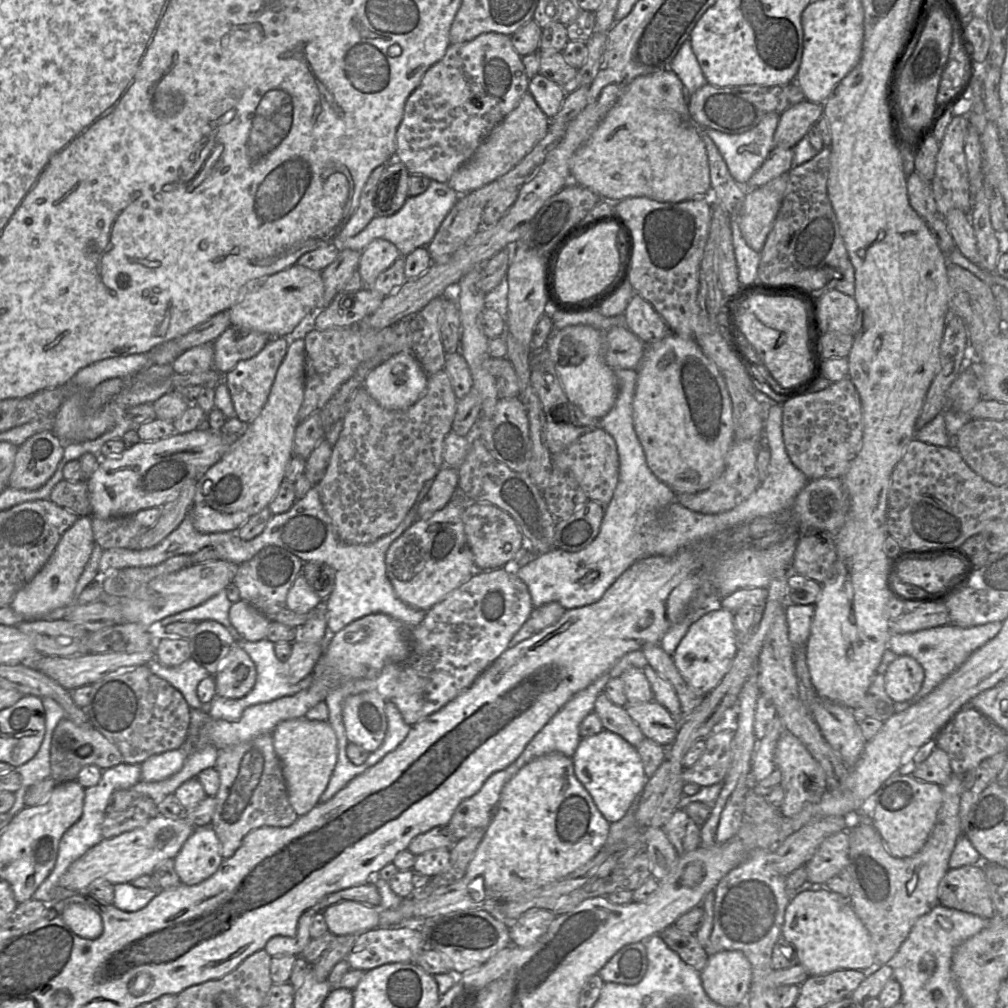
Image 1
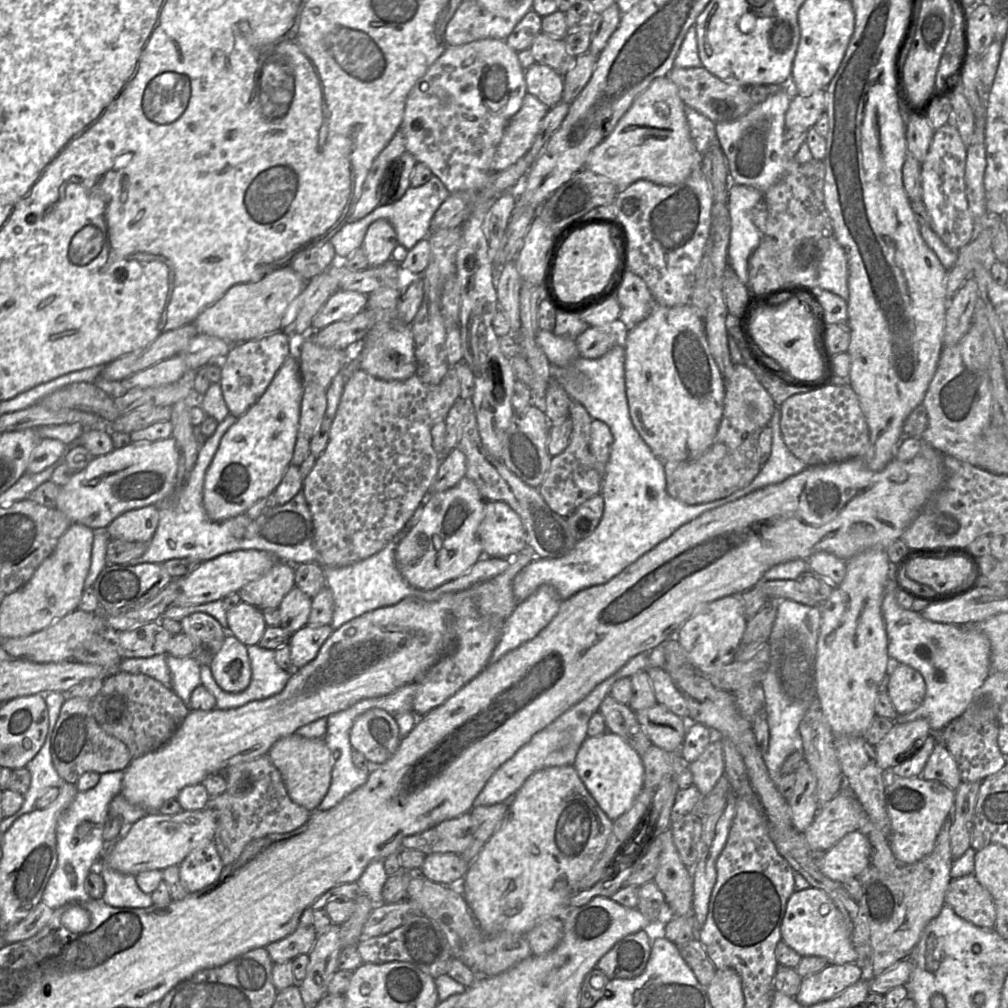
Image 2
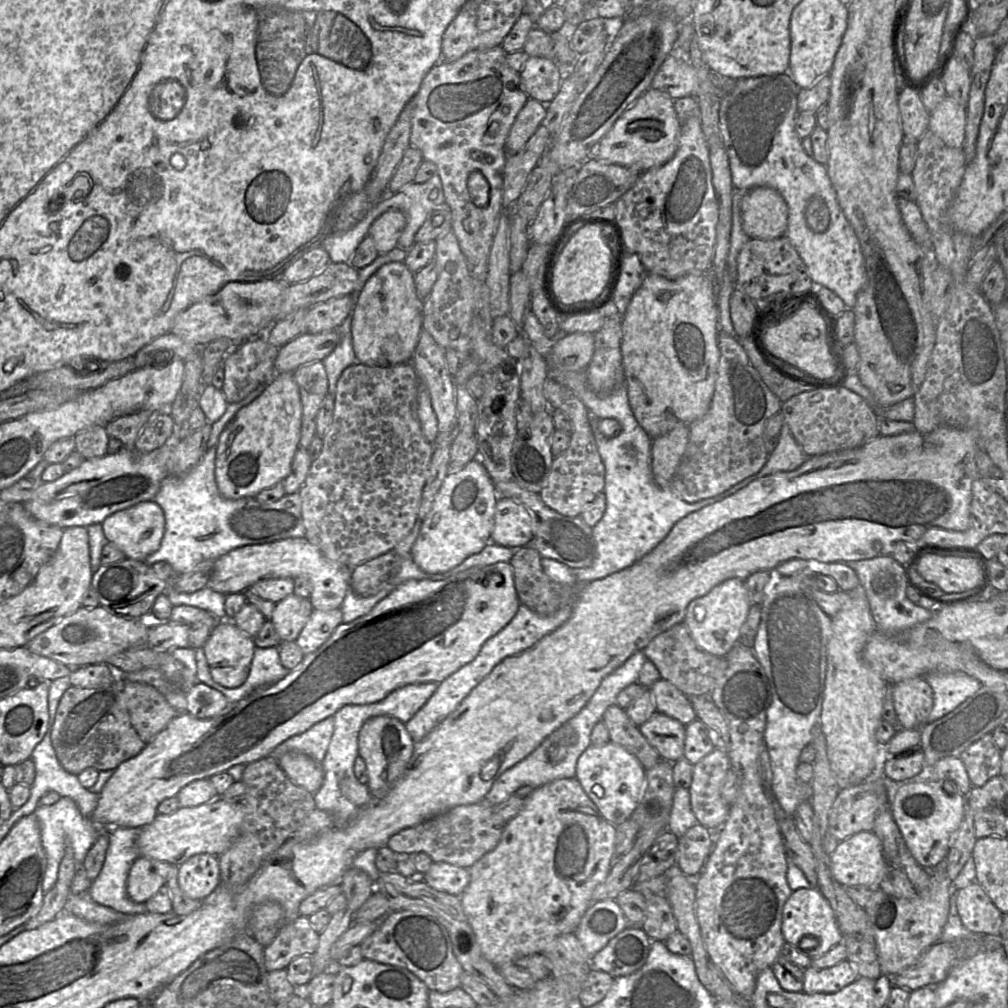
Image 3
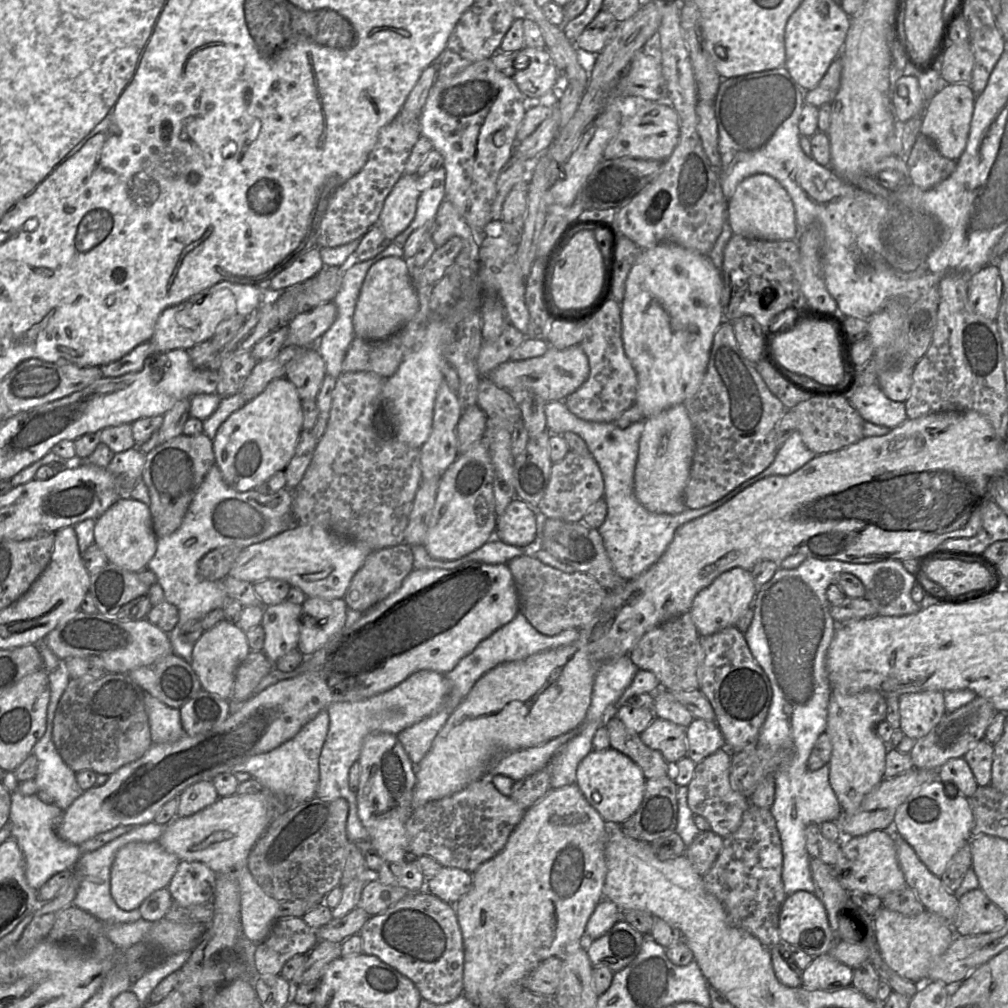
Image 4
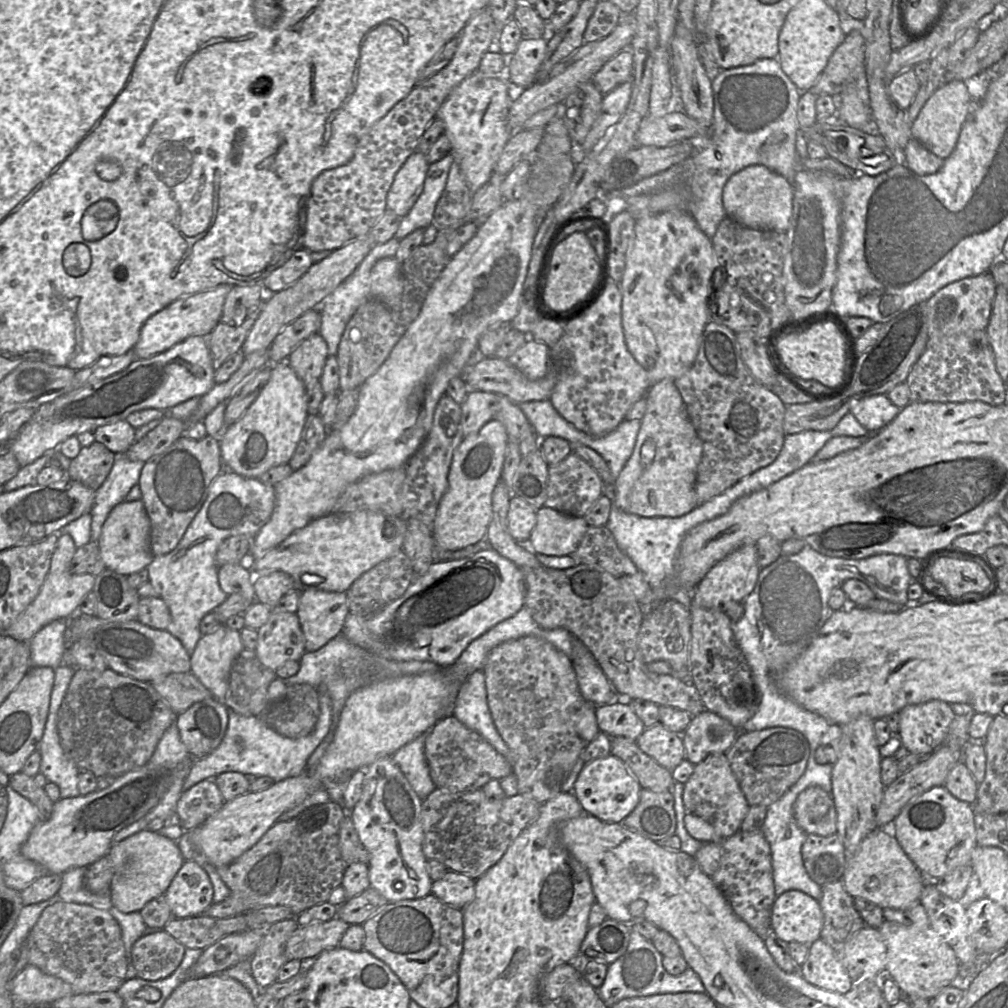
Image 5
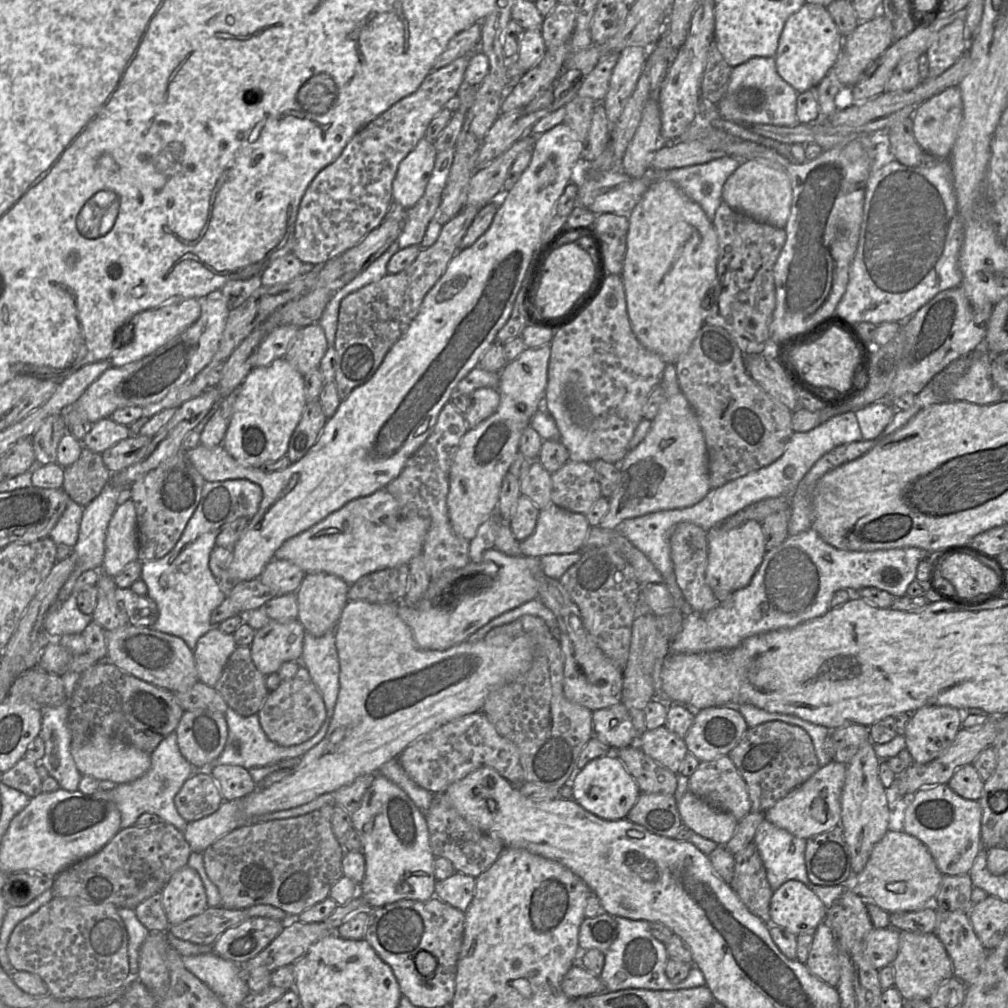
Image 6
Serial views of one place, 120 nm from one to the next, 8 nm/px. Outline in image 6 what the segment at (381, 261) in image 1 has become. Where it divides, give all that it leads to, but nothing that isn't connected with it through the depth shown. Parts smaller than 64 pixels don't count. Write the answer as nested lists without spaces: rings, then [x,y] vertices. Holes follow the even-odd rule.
[[[424,137],[400,162],[392,184],[392,198],[405,209],[410,209],[422,198],[437,153],[434,141]]]

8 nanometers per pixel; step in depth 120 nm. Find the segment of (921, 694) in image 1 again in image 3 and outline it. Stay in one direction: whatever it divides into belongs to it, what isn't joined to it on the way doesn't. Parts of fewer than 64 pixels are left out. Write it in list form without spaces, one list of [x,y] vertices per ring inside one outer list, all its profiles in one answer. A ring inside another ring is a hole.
[[[891,555],[847,561],[843,564],[849,566],[857,574],[878,632],[896,636],[915,625],[930,620],[936,612],[915,605],[907,598],[904,568]],[[929,673],[924,679],[934,692],[928,723],[952,712],[982,687],[978,679],[965,673]]]

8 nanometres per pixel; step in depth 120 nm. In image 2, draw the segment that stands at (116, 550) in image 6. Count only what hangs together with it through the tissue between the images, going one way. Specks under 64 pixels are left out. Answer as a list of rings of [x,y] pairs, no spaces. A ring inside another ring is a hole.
[[[148,505],[122,513],[106,527],[106,532],[110,539],[149,542],[156,532],[159,519],[158,506]]]

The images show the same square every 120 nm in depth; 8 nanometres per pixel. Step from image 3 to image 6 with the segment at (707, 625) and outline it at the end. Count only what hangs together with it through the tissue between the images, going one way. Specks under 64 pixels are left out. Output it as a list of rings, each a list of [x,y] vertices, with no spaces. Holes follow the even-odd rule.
[[[749,520],[735,528],[716,525],[707,531],[707,568],[705,579],[714,592],[730,592],[731,594],[746,587],[765,555],[765,542],[762,525]]]

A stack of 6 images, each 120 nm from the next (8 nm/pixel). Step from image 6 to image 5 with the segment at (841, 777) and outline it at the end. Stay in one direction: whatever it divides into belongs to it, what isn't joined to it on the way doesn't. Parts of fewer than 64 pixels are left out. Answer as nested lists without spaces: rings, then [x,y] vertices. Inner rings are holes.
[[[818,786],[802,791],[793,806],[794,819],[806,834],[830,836],[837,832],[837,812],[831,793]]]

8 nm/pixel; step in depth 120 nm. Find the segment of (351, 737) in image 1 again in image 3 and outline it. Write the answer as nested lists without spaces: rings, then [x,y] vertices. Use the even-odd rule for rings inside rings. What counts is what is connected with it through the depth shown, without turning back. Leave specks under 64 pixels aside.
[[[376,716],[364,722],[358,736],[358,756],[361,757],[366,764],[368,773],[367,786],[372,800],[384,798],[404,776],[412,759],[414,744],[415,742],[408,733],[405,724],[394,717]]]

